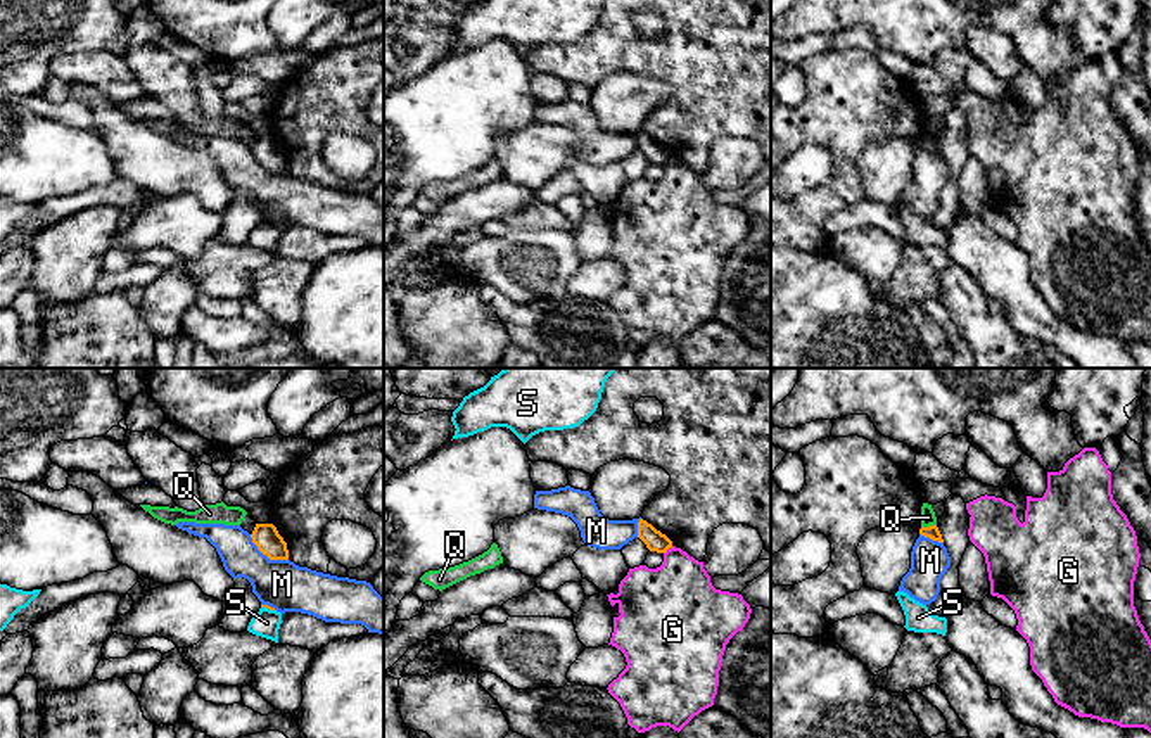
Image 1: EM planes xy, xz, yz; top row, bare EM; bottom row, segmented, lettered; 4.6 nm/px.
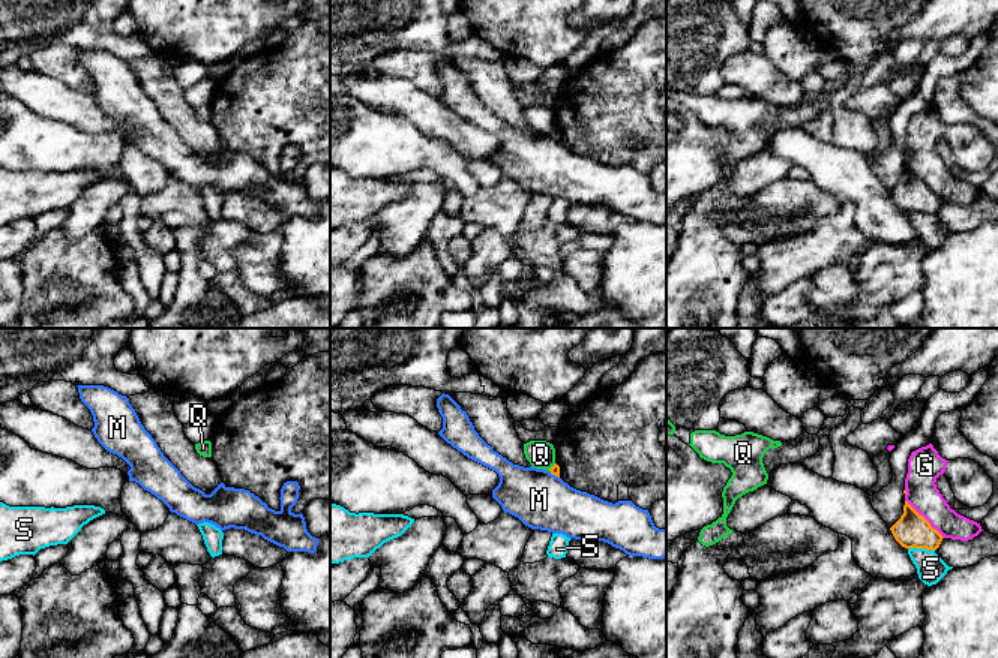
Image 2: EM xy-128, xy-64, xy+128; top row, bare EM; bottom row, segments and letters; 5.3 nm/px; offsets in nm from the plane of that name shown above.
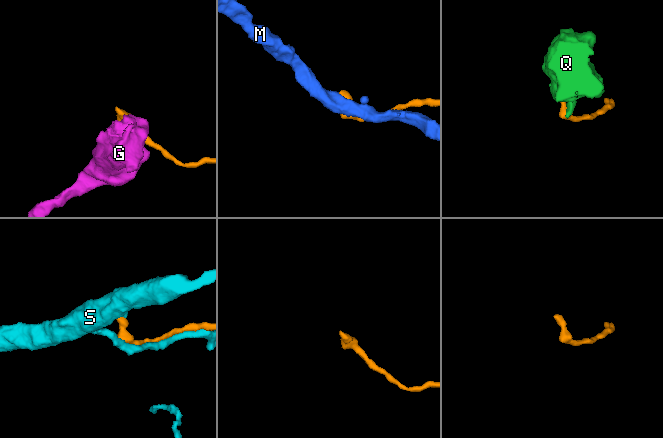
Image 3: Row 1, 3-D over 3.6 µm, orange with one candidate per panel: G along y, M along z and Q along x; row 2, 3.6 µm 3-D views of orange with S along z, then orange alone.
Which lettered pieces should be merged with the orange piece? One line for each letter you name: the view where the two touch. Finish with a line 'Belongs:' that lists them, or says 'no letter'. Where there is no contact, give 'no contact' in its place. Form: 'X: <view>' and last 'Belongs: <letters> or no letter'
Belongs: no letter

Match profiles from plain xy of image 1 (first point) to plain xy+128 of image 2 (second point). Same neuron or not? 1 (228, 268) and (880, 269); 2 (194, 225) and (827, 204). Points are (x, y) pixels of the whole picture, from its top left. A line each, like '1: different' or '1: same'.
1: different
2: same

